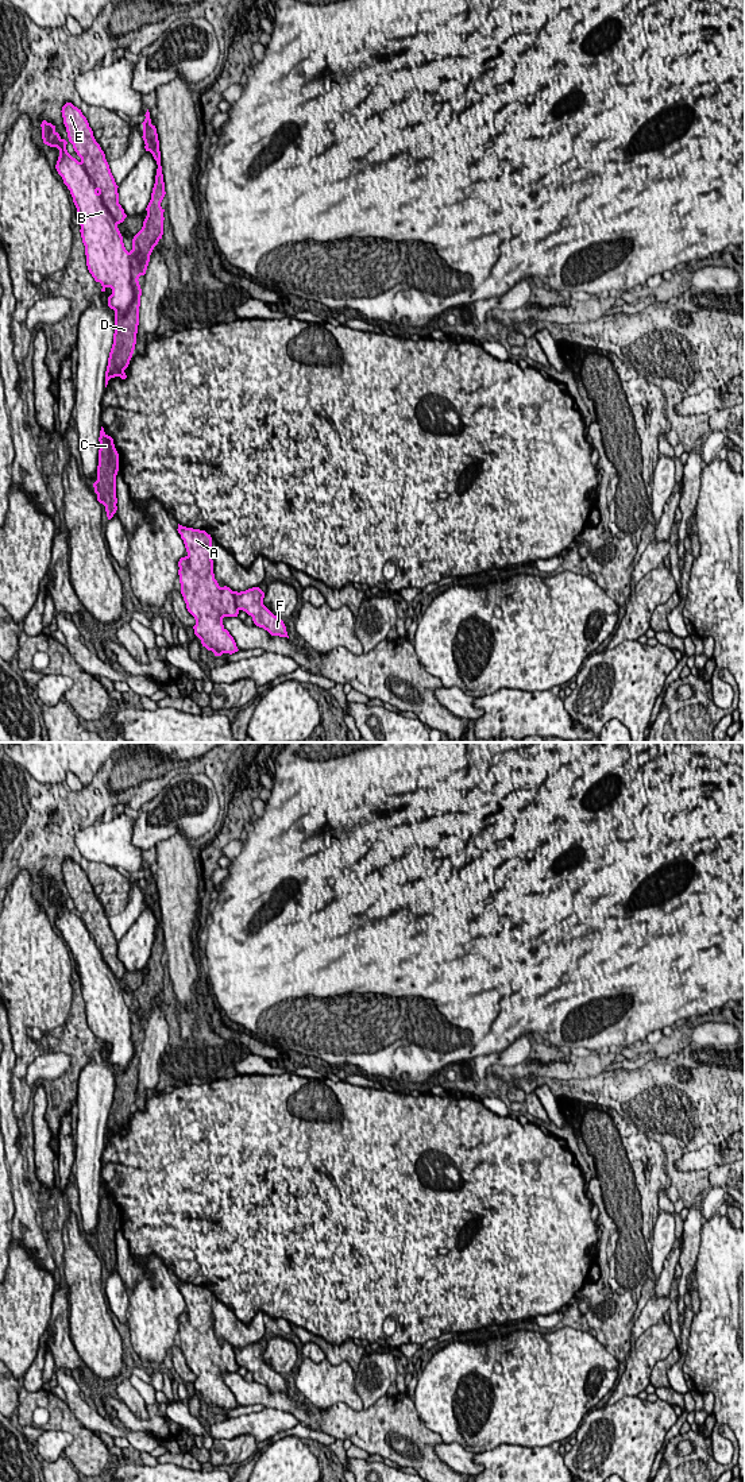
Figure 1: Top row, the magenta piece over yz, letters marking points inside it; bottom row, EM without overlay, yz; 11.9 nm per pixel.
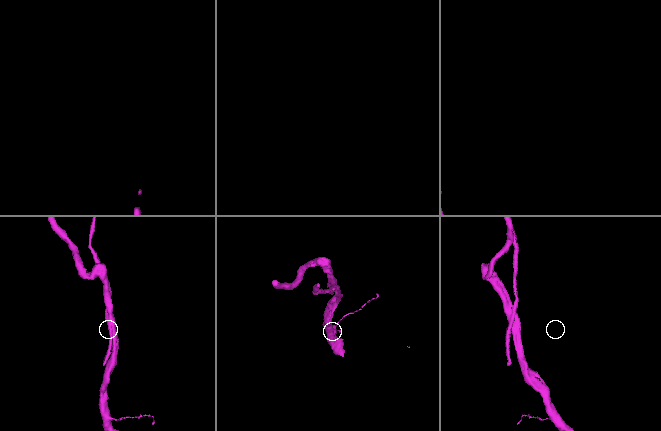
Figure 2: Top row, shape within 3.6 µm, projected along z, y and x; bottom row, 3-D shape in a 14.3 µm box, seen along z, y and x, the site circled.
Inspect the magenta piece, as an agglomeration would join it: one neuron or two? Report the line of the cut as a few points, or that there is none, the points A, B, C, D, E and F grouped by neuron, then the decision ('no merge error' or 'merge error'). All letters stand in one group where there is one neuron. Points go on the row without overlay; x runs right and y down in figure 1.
yz (128, 1008), (134, 1056), (122, 1072) | A B E F / C D | merge error

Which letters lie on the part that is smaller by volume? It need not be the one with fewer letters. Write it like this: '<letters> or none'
C, D

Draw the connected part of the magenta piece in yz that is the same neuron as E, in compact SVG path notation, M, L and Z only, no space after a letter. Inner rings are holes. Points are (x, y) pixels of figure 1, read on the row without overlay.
M66 858L61 868L69 896L62 895L55 881L46 876L40 880L42 895L45 900L59 906L55 925L77 964L88 1026L101 1039L101 1047L112 1045L108 1062L124 1072L135 1049L131 1012L117 984L127 973L119 960L119 942L81 865ZM69 898L80 918L67 908Z

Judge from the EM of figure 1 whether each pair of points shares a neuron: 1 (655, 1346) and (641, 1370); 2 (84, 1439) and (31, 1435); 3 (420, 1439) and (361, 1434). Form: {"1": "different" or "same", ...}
{"1": "same", "2": "different", "3": "same"}

